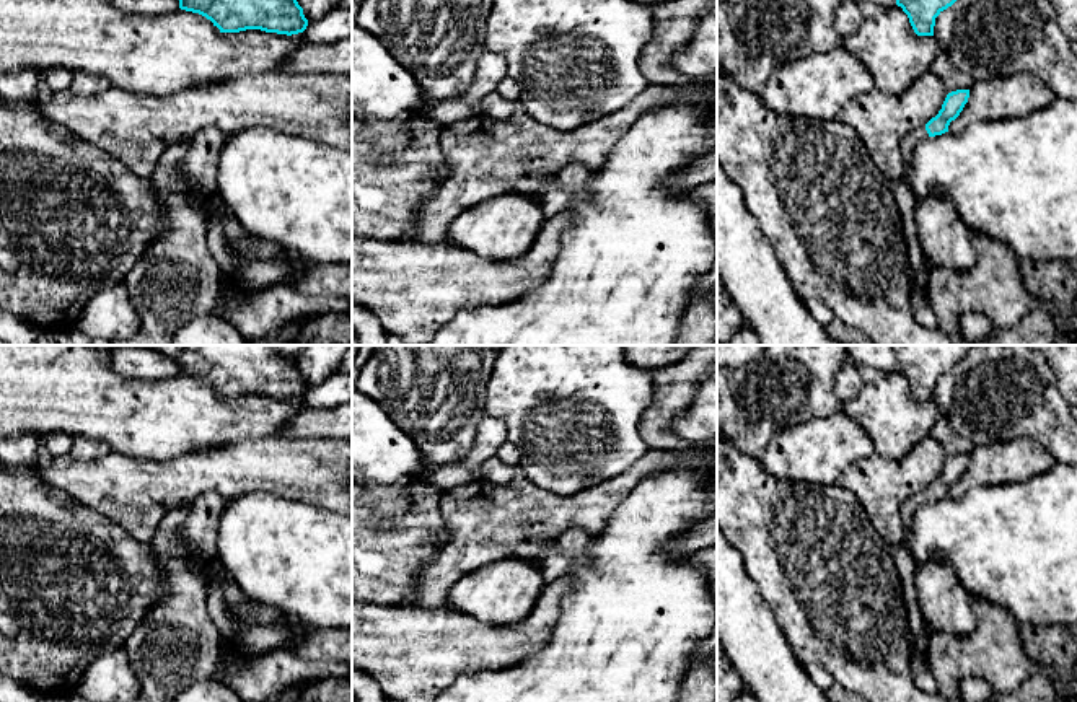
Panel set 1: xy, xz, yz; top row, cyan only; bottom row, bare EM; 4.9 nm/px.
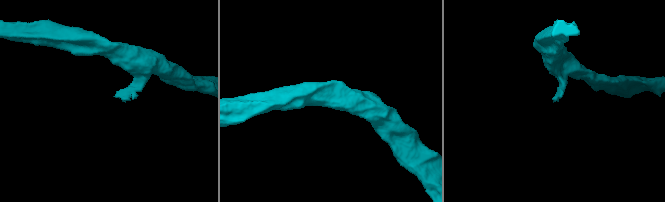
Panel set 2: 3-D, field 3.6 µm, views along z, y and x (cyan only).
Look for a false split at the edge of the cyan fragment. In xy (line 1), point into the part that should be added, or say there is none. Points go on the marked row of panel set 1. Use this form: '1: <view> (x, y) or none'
1: none

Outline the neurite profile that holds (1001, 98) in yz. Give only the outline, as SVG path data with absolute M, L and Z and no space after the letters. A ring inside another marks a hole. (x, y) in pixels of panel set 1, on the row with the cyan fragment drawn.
M1028 73L974 81L960 116L950 122L950 134L961 134L974 122L1025 117L1053 103L1049 86Z

